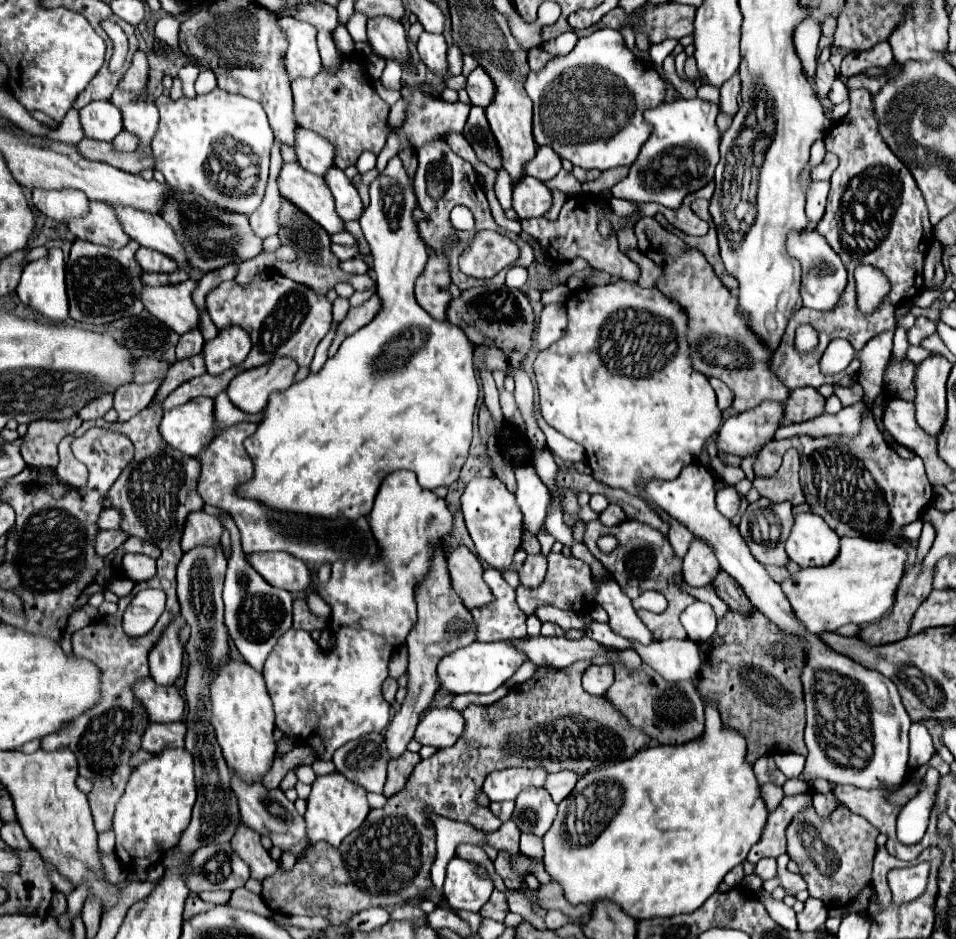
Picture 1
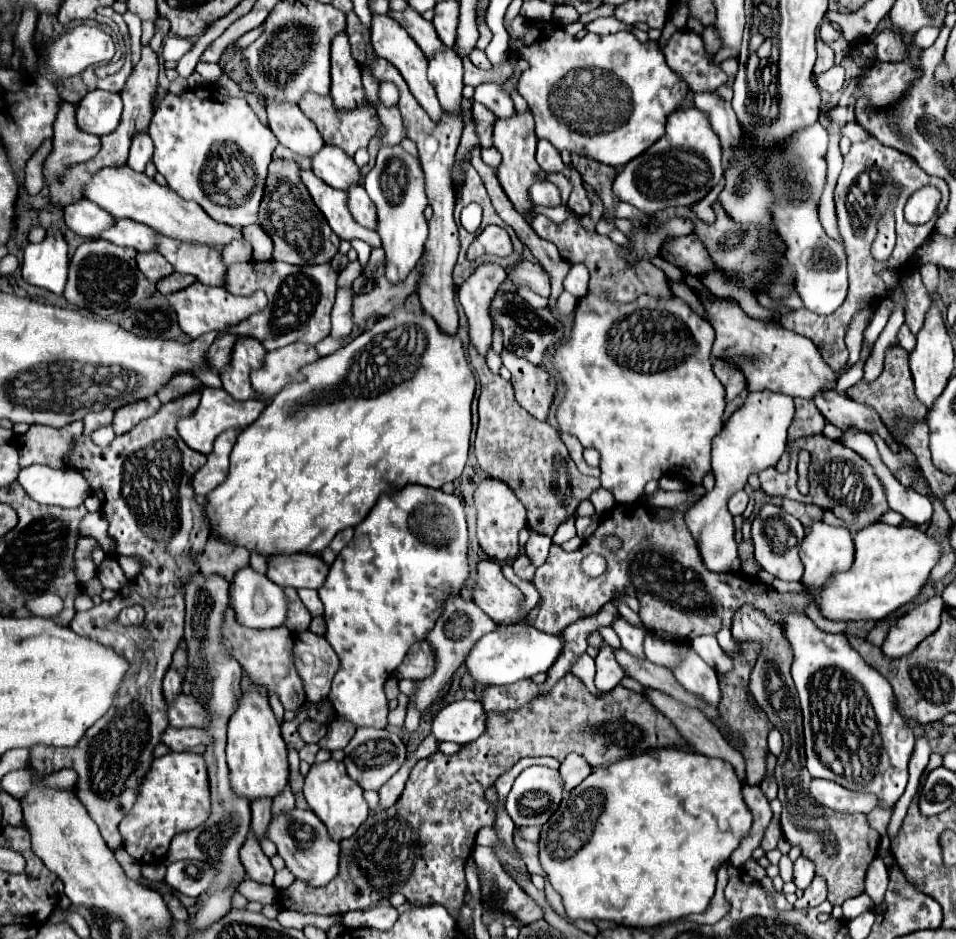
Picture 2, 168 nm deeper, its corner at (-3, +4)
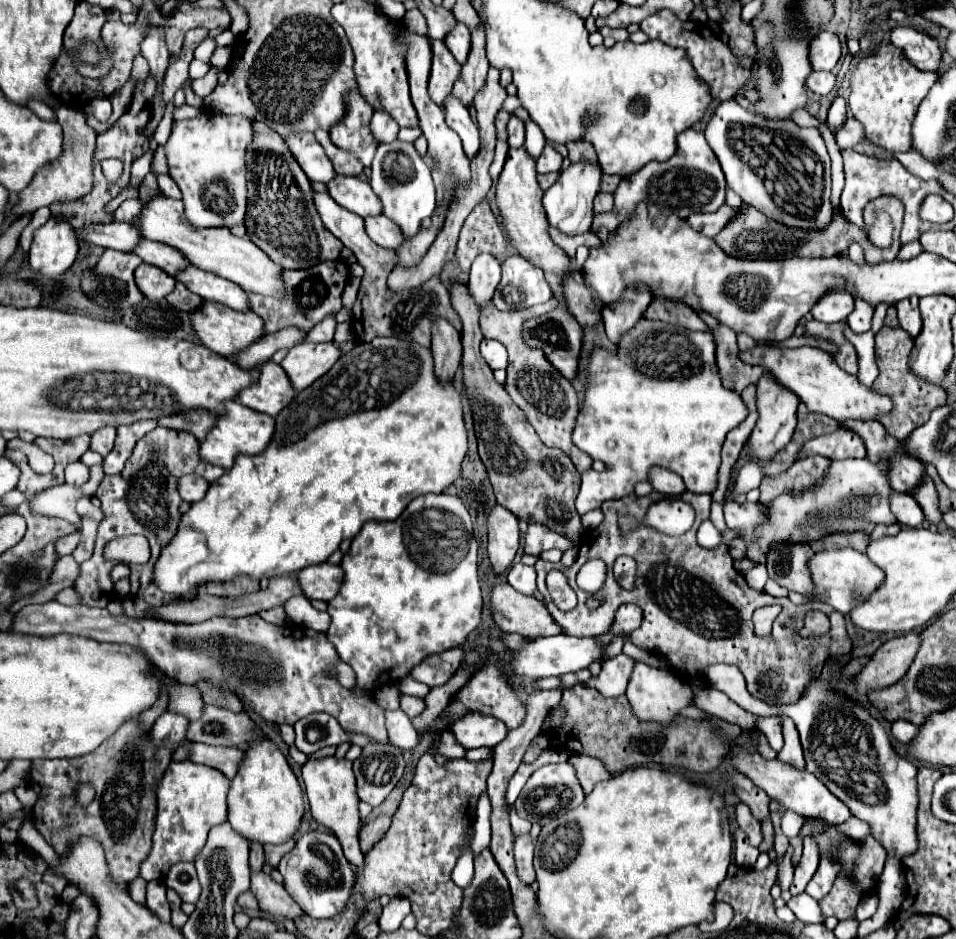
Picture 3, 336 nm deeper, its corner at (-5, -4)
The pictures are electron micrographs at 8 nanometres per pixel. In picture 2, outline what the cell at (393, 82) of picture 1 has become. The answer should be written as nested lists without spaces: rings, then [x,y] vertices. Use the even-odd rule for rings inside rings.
[[[382,82],[380,84],[380,90],[378,90],[378,100],[382,106],[390,108],[390,106],[396,106],[398,104],[398,88],[394,84],[386,84]]]

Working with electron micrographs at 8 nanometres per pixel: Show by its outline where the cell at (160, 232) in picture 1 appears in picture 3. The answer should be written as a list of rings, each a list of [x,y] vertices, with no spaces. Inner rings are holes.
[[[188,264],[182,272],[178,272],[176,280],[186,284],[194,294],[202,296],[204,300],[220,302],[220,304],[230,306],[234,310],[248,310],[250,308],[246,292],[238,284],[232,284],[230,280],[220,278],[212,272],[204,272],[192,264]]]

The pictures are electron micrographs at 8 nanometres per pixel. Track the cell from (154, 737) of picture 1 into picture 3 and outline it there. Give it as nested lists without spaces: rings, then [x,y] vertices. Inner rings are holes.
[[[200,742],[190,744],[190,760],[196,764],[206,764],[220,770],[226,778],[232,778],[238,770],[238,762],[242,760],[240,748],[228,746],[208,746]]]

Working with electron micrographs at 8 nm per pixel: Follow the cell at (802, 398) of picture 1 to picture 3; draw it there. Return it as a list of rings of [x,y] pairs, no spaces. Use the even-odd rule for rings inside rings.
[[[846,420],[846,422],[840,422],[840,426],[856,432],[862,438],[862,442],[866,446],[866,452],[868,452],[868,460],[872,460],[874,464],[882,464],[884,466],[886,478],[888,478],[892,488],[896,488],[900,492],[910,492],[914,486],[918,486],[918,482],[924,476],[924,466],[914,456],[908,456],[900,448],[900,442],[894,436],[886,434],[886,430],[884,430],[884,426],[880,422],[876,422],[876,420],[866,420],[866,422],[864,420]]]

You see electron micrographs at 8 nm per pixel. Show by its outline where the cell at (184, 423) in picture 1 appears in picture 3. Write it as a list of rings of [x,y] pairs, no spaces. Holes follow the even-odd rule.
[[[226,400],[224,410],[220,414],[216,414],[216,424],[212,426],[208,436],[198,446],[200,460],[214,464],[214,466],[222,466],[222,468],[232,468],[234,456],[262,452],[268,446],[268,442],[272,440],[272,432],[274,432],[272,416],[250,410],[242,404],[238,404],[236,400]]]

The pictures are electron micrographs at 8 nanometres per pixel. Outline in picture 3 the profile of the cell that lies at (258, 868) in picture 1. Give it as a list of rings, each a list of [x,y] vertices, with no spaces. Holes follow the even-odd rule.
[[[254,870],[250,874],[250,880],[252,880],[252,888],[250,890],[256,894],[258,904],[260,904],[262,910],[272,912],[272,914],[280,914],[280,916],[290,918],[290,920],[294,920],[296,916],[302,916],[300,908],[288,896],[284,886],[274,882],[270,874],[266,874],[262,870],[258,870],[258,872]]]

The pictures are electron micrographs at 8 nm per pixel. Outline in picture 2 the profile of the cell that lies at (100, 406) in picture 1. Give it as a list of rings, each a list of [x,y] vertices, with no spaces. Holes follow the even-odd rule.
[[[104,408],[102,412],[90,412],[84,418],[84,434],[90,436],[94,430],[98,430],[102,426],[110,426],[112,424],[112,416],[114,416],[114,412],[110,408]]]

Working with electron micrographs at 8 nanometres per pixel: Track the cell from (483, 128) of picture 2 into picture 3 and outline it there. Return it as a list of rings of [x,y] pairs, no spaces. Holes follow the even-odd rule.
[[[500,110],[498,114],[496,114],[496,136],[498,136],[498,140],[506,140],[506,124],[508,124],[508,112],[504,112],[504,110]]]

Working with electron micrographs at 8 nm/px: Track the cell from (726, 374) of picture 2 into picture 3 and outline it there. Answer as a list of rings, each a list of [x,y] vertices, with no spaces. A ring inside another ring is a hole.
[[[718,324],[714,330],[710,330],[716,340],[716,364],[720,370],[720,380],[724,388],[742,392],[746,386],[756,384],[764,368],[750,366],[738,360],[738,344],[736,344],[736,332],[724,324]]]

